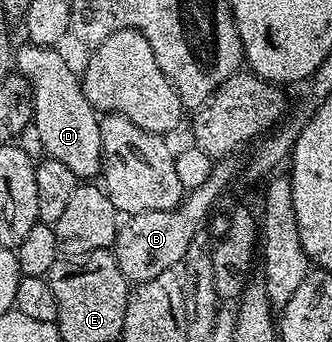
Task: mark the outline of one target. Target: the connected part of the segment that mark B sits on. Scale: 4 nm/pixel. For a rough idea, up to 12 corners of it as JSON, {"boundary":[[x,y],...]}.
{"boundary":[[241,151],[172,210],[133,213],[112,251],[127,282],[177,269],[214,203],[245,173]]}

